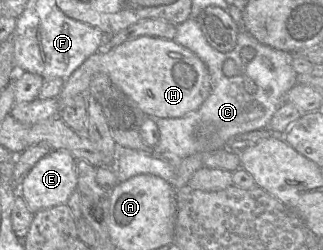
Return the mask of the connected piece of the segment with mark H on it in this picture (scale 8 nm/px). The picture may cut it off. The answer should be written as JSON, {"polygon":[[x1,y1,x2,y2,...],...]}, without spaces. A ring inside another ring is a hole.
{"polygon":[[140,36,111,49,90,55,66,80,56,98,60,109,79,94,88,94,92,76,102,72,129,96,149,117,176,118,198,109,210,94,210,75,206,65,188,48,174,39]]}

